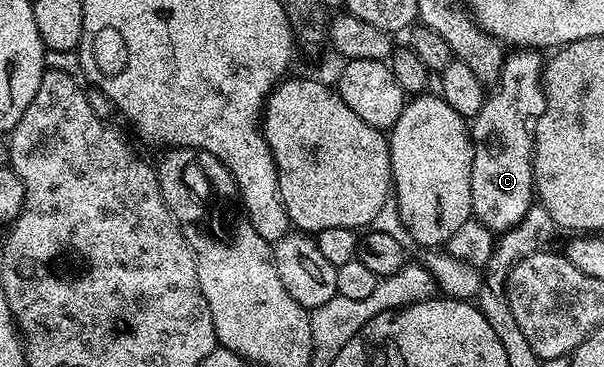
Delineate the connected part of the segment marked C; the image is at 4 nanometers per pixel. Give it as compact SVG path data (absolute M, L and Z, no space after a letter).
M516 48L505 57L496 90L487 95L476 117L471 119L472 175L470 196L472 218L491 232L514 228L534 205L532 180L532 139L534 119L544 111L542 75L545 59L541 51Z

